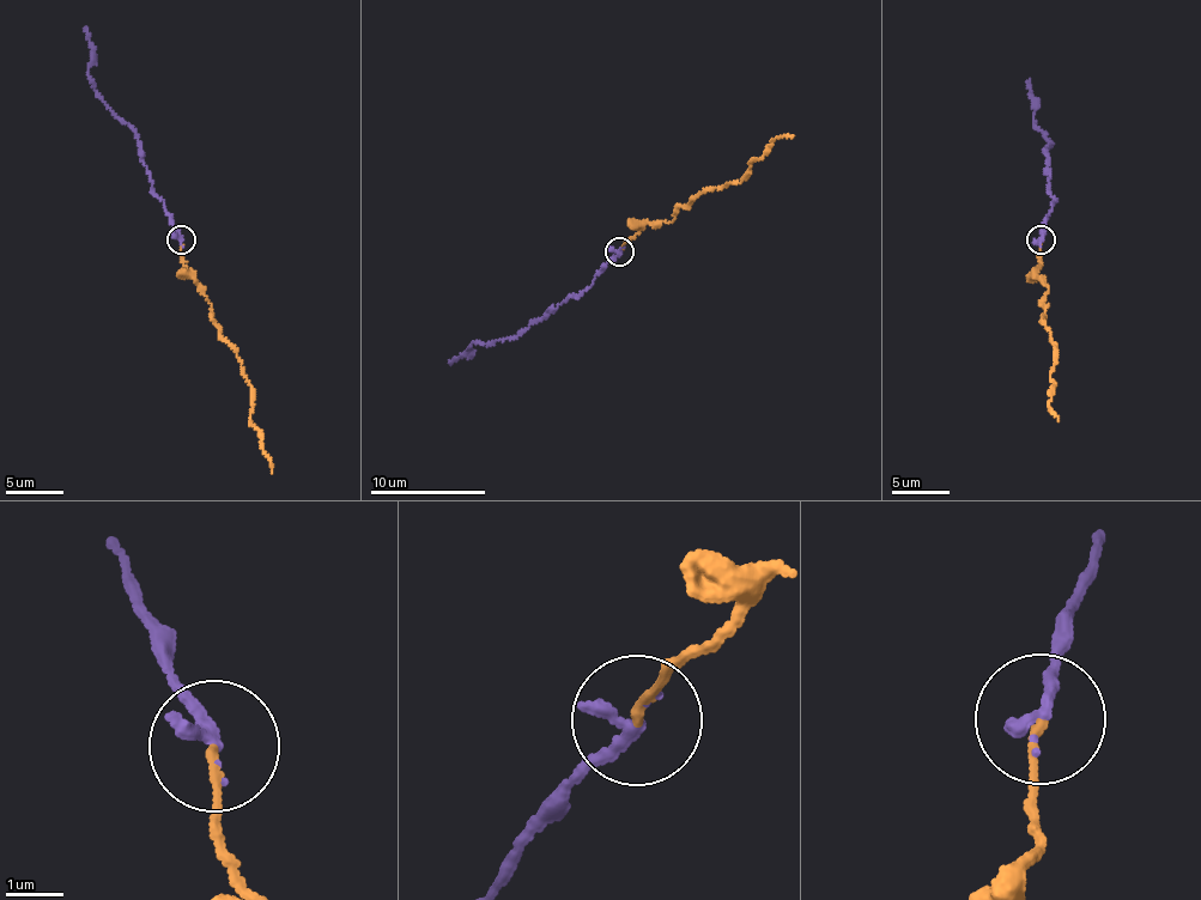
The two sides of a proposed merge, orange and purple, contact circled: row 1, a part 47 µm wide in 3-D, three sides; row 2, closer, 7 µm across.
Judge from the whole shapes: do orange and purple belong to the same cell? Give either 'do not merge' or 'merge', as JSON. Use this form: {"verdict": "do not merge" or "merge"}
{"verdict": "merge"}

